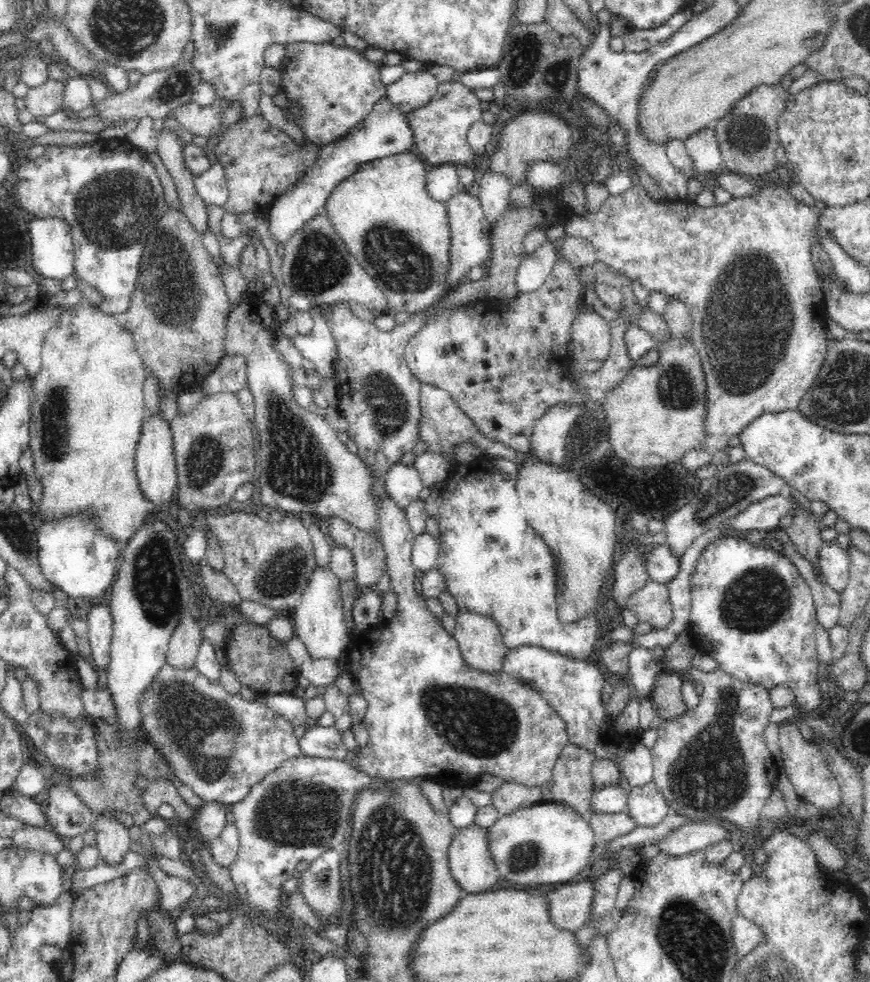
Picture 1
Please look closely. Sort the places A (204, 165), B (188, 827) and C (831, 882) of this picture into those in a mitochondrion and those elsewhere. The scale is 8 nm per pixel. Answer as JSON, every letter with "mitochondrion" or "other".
{"A":"other","B":"other","C":"other"}

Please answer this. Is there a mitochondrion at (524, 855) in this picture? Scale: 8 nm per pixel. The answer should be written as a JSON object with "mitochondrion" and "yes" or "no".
{"mitochondrion":"yes"}

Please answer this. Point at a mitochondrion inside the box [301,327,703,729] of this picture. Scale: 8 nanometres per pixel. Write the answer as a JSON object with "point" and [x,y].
{"point":[389,406]}

